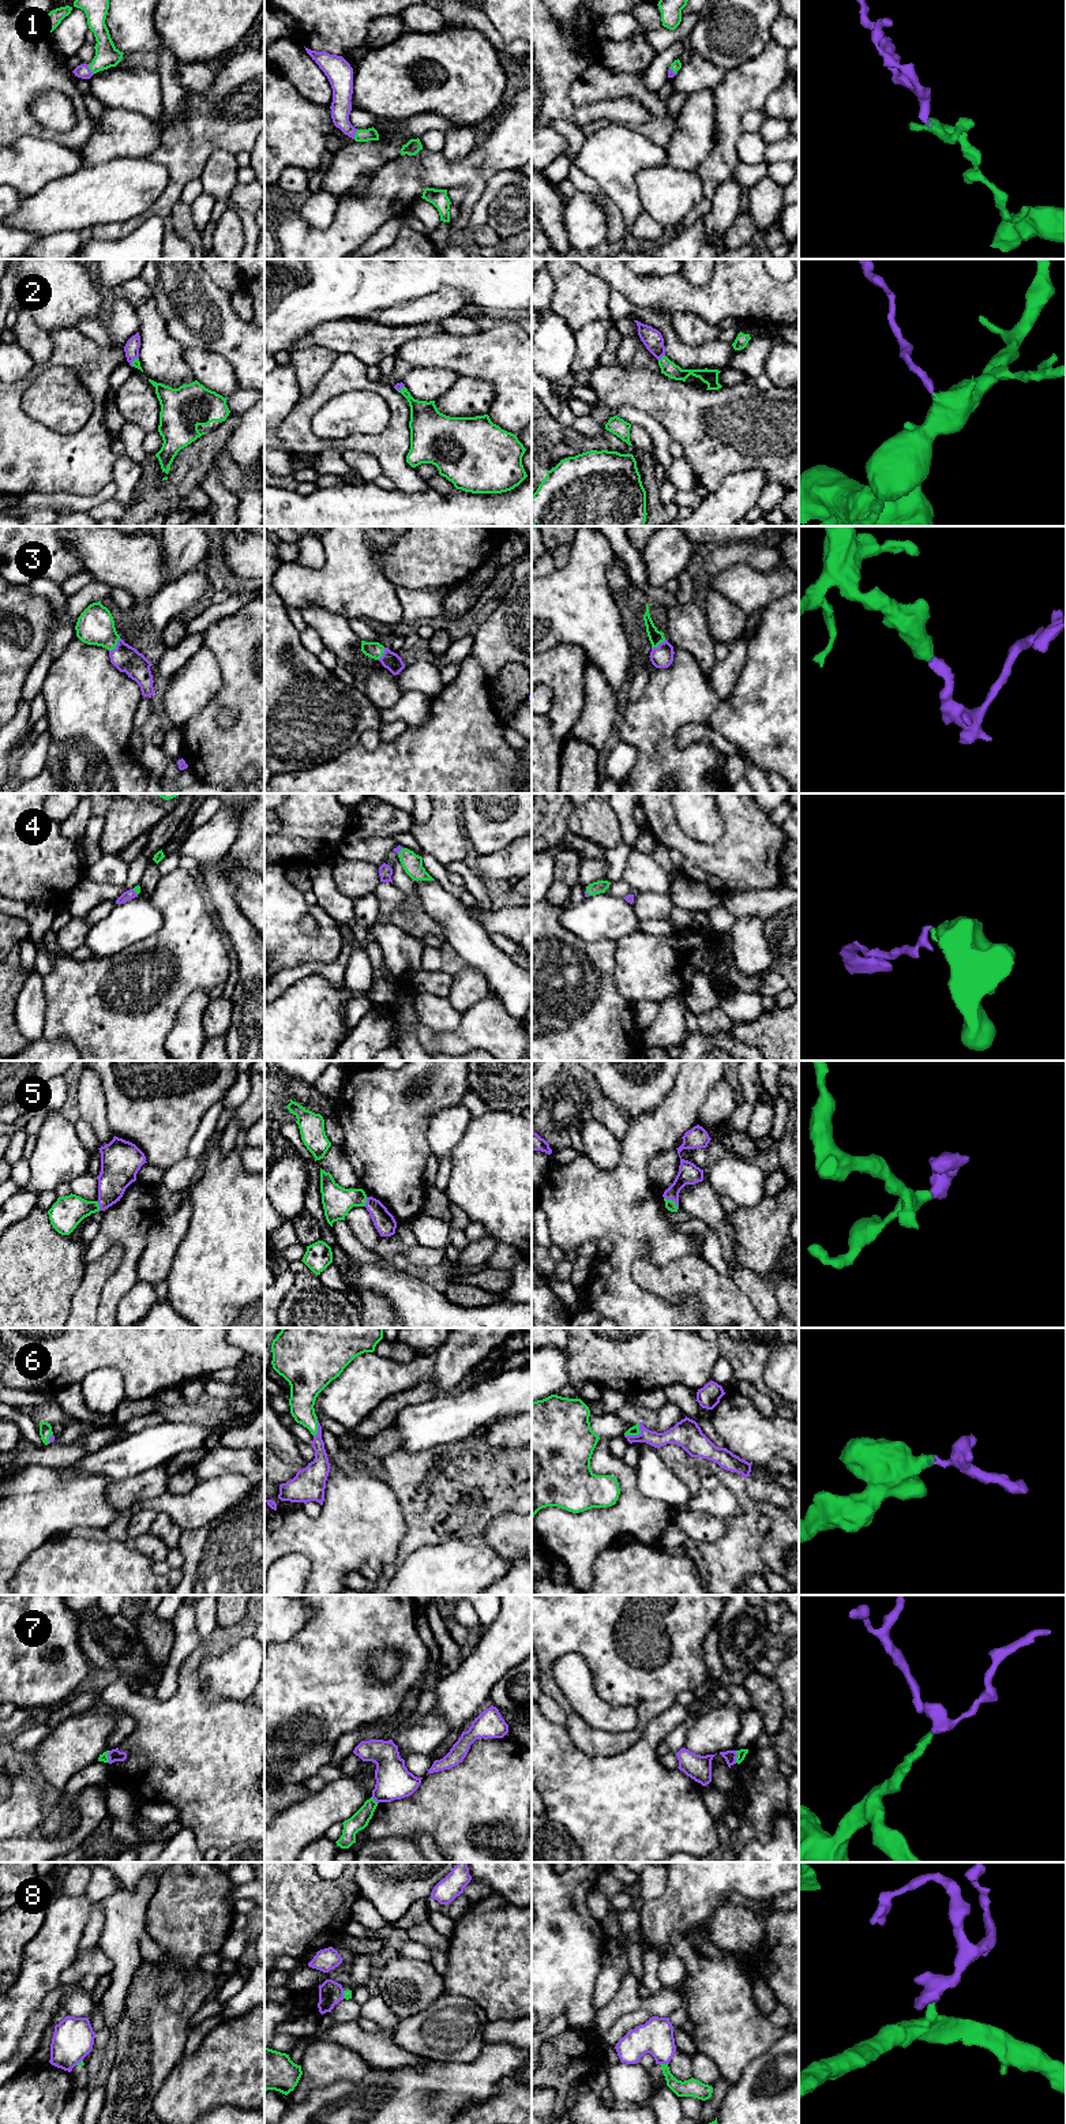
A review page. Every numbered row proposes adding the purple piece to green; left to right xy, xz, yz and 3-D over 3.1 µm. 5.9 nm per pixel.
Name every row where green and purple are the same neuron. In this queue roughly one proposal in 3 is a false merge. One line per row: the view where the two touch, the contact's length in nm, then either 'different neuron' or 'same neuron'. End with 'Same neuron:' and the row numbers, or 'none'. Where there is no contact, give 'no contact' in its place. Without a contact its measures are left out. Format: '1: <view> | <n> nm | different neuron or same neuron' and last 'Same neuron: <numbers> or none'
1: xy | 70 nm | same neuron
2: yz | 50 nm | same neuron
3: xy | 100 nm | same neuron
4: xy | 50 nm | same neuron
5: yz | 110 nm | same neuron
6: yz | 120 nm | same neuron
7: yz | 70 nm | different neuron
8: yz | 50 nm | different neuron
Same neuron: 1, 2, 3, 4, 5, 6

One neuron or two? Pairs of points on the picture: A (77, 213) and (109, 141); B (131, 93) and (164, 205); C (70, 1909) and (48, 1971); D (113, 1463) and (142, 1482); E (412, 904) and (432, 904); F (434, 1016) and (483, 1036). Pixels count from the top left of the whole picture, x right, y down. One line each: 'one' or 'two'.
A: two
B: two
C: one
D: two
E: two
F: two

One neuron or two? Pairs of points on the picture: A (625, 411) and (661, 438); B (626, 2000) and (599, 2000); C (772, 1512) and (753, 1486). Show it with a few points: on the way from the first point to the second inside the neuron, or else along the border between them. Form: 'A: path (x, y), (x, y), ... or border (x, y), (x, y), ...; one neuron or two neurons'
A: path (634, 416), (641, 417), (652, 428); one neuron
B: border (627, 1973), (622, 1978), (618, 1992), (597, 2010); two neurons
C: border (762, 1503), (784, 1511); two neurons

